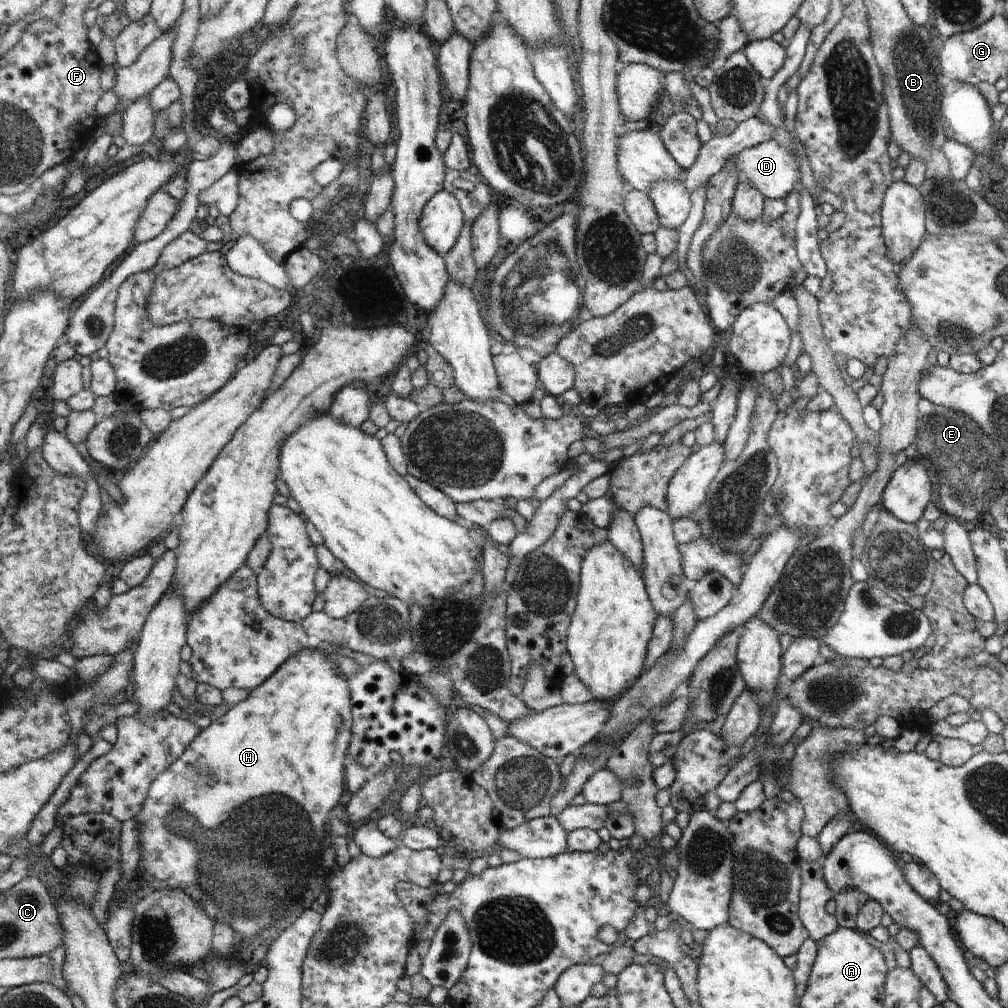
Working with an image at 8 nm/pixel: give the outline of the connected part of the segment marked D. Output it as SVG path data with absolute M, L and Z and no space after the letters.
M773 139L753 146L753 148L741 150L741 152L736 154L737 156L731 158L731 164L735 166L737 180L747 180L749 186L760 192L763 198L787 199L789 192L793 190L793 185L800 179L795 156L789 154L789 150L777 146L777 142Z

